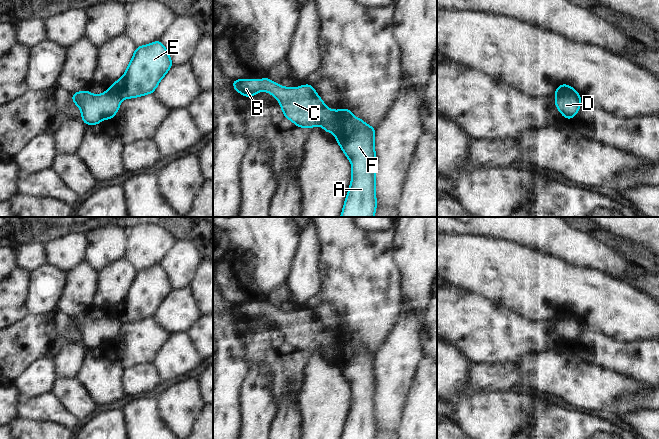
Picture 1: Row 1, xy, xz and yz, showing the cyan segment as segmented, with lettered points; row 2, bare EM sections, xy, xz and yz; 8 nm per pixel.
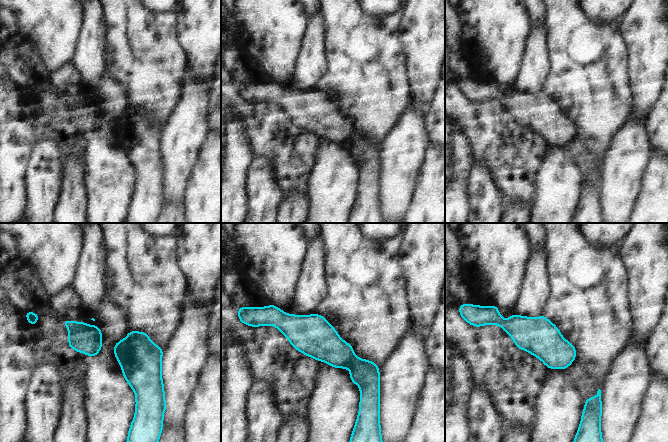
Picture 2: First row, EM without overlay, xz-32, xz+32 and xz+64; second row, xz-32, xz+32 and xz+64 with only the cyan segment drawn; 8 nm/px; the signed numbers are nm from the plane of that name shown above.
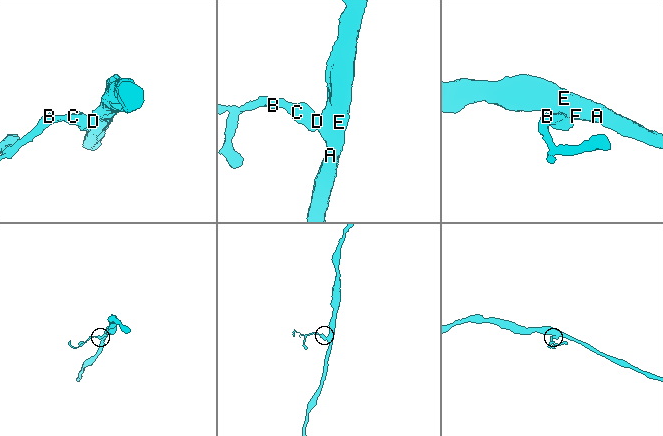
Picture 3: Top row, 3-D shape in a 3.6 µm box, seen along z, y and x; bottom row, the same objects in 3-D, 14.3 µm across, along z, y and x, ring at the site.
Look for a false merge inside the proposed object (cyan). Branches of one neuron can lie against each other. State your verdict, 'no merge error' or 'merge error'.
merge error

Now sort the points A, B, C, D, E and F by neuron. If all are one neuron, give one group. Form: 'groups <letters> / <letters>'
groups A E F / B C D

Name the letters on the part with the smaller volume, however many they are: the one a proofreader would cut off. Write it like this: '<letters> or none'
B, C, D

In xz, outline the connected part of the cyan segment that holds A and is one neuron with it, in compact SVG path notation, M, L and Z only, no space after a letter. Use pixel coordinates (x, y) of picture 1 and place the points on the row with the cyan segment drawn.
M348 108L334 111L334 116L339 124L334 131L336 141L352 163L352 180L340 217L374 217L377 209L375 128L367 125L362 119L355 118Z

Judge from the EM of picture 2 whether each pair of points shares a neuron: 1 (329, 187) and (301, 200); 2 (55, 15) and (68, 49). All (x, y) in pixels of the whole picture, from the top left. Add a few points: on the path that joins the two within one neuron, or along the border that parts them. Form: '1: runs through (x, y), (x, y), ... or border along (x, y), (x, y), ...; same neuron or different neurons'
1: border along (307, 195), (309, 212); different neurons
2: runs through (55, 23), (55, 34), (60, 41); same neuron

